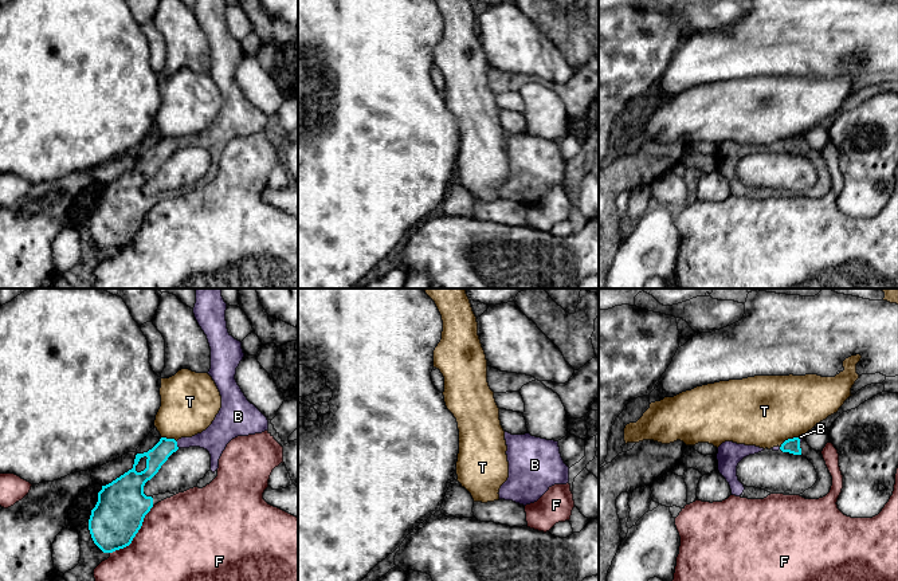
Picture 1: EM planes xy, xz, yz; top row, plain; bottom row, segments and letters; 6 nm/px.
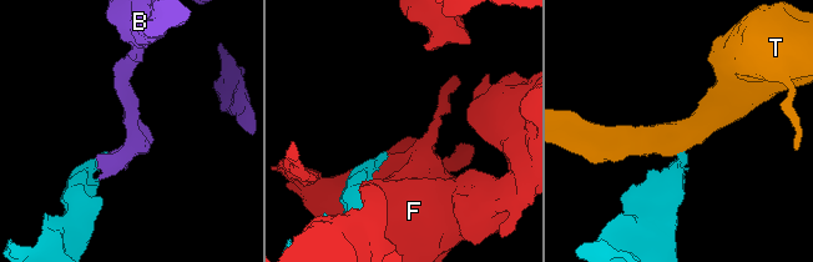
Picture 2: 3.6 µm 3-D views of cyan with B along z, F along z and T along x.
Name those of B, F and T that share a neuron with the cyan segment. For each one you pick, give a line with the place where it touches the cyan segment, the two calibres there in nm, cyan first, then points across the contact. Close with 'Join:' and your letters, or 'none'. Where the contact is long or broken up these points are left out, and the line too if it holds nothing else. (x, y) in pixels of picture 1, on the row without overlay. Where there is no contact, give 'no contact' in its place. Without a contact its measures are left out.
B: contact xy (176, 144); calibres 110 and 160 nm; way xy (165, 146), (176, 144), (214, 138), (216, 136)
Join: B

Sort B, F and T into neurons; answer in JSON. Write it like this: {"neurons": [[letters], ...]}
{"neurons": [["B"], ["F"], ["T"]]}

